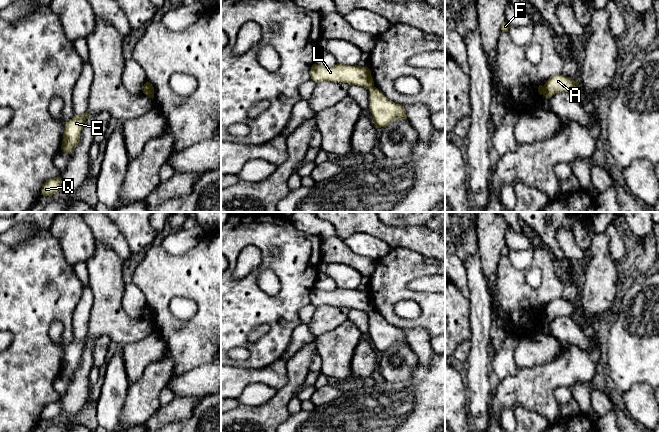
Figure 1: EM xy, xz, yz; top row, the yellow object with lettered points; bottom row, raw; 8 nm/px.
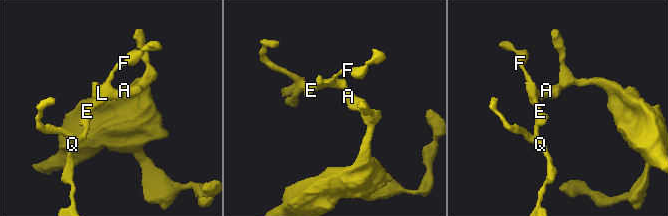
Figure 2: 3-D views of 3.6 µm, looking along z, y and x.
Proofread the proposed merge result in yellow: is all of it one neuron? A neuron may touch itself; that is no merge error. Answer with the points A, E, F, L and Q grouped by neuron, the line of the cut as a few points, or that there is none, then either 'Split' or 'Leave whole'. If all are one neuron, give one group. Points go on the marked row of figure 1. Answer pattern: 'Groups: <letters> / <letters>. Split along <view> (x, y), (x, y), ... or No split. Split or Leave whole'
Groups: A / E F L Q. Split along xz (373, 86), (369, 89). Split

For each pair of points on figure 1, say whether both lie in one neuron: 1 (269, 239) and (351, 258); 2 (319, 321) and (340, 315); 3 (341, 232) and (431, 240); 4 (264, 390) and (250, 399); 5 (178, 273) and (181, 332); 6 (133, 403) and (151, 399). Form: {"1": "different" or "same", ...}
{"1": "different", "2": "same", "3": "same", "4": "same", "5": "same", "6": "same"}

